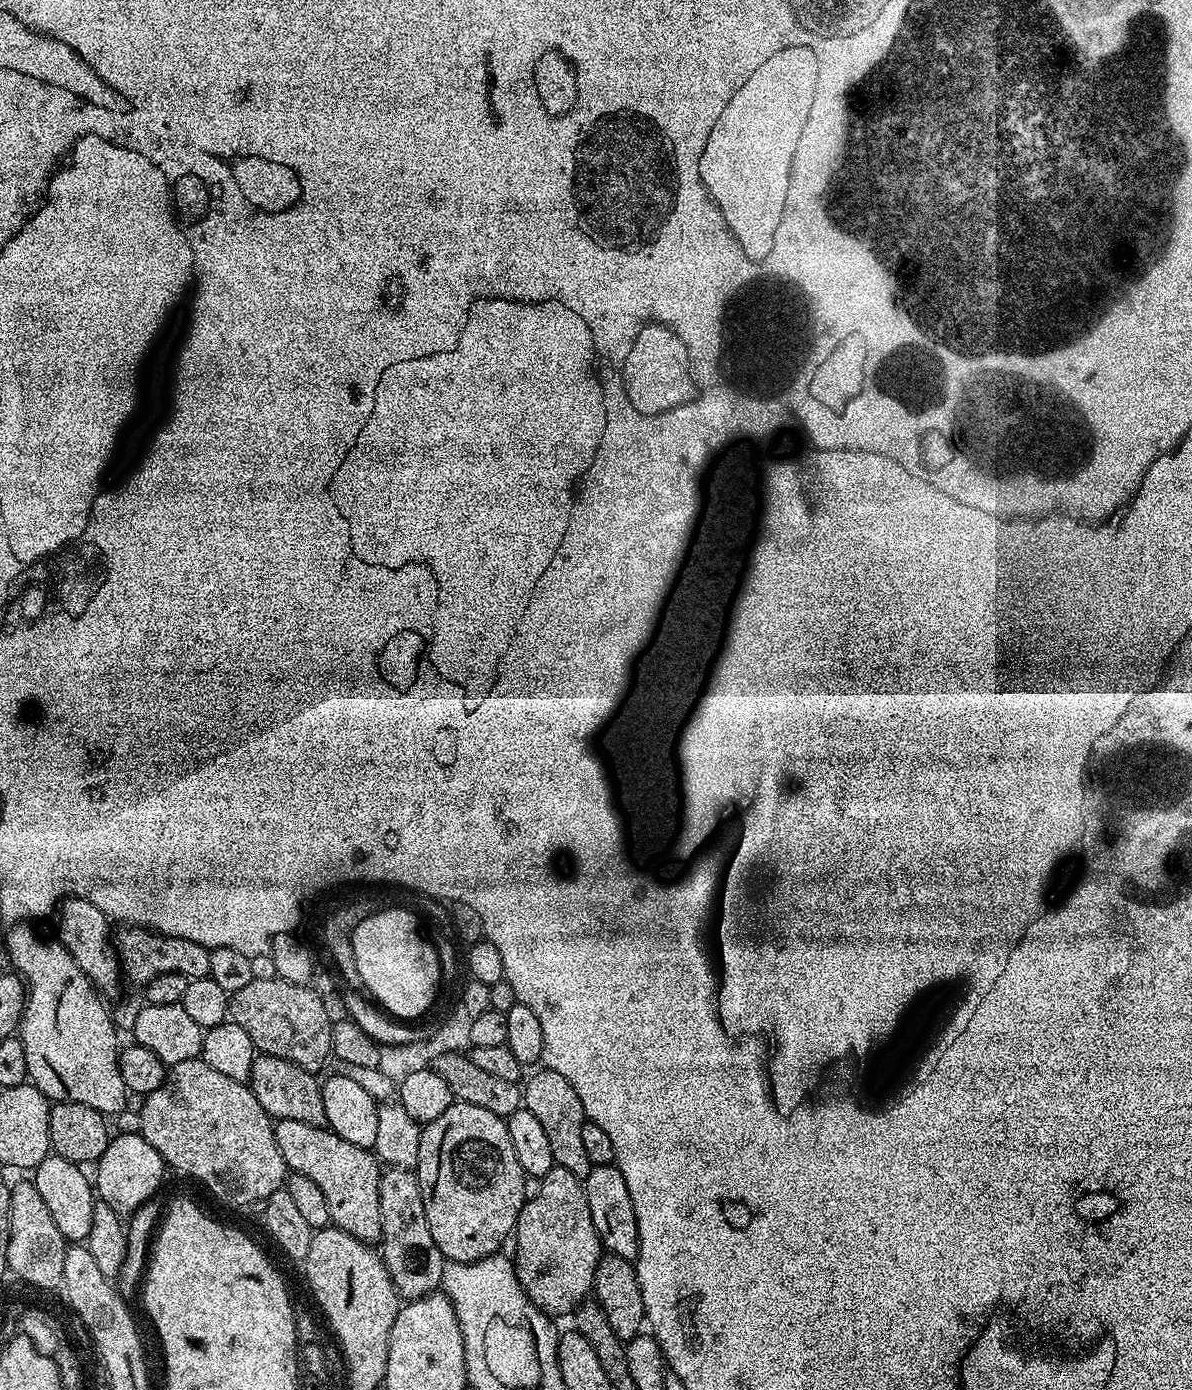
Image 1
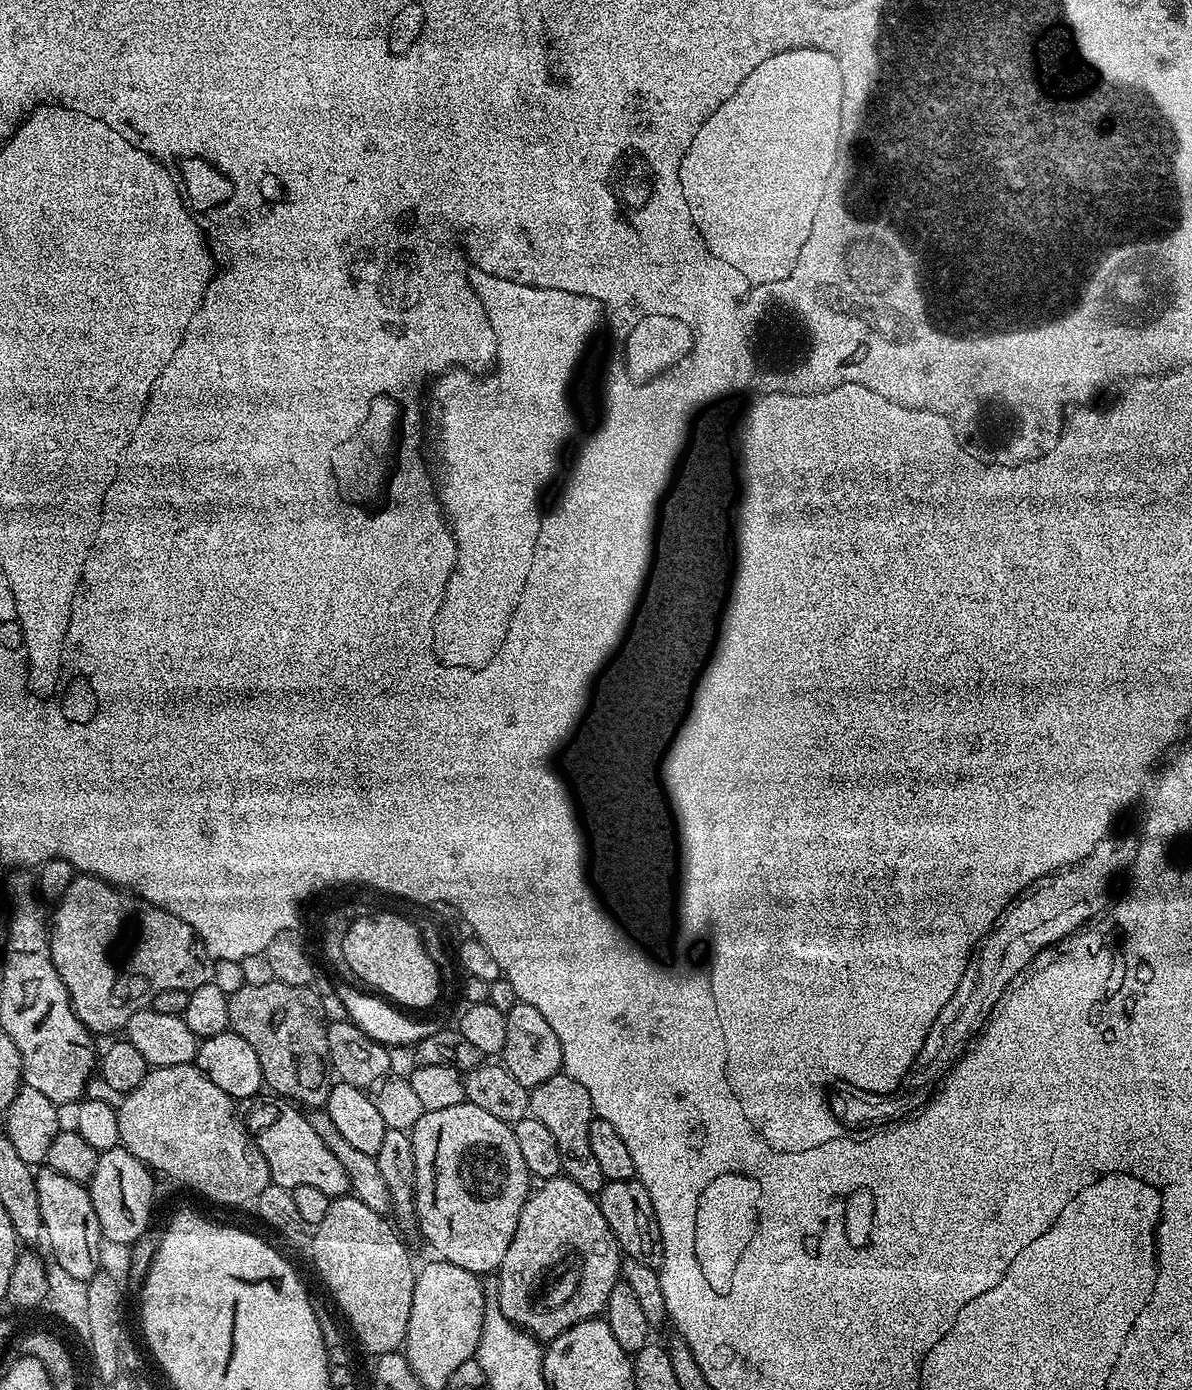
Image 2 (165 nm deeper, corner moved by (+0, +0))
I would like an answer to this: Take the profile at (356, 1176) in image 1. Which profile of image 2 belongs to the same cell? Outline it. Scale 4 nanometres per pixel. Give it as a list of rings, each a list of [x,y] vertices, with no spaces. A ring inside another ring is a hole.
[[[283,1098],[271,1099],[256,1102],[261,1104],[253,1103],[246,1115],[248,1133],[255,1140],[262,1158],[266,1158],[271,1183],[289,1190],[297,1184],[314,1186],[330,1198],[349,1195],[346,1170],[342,1170],[342,1162],[330,1154],[330,1146],[318,1138],[311,1119],[297,1105]]]

